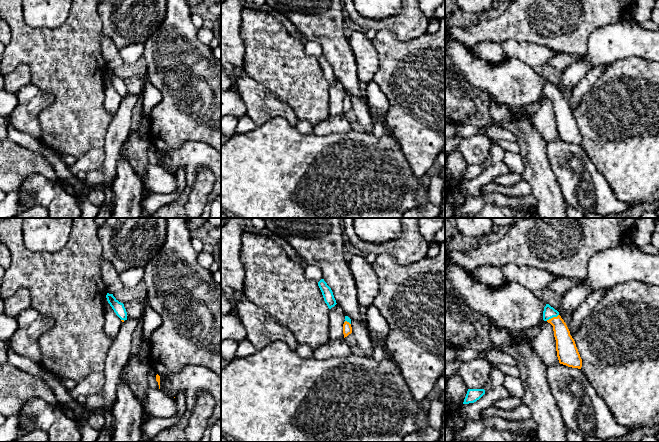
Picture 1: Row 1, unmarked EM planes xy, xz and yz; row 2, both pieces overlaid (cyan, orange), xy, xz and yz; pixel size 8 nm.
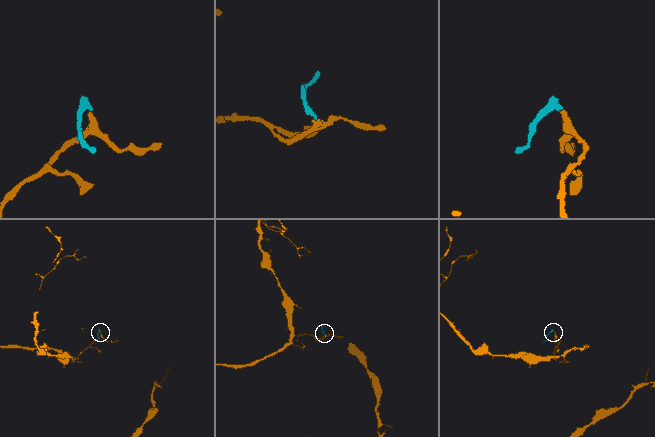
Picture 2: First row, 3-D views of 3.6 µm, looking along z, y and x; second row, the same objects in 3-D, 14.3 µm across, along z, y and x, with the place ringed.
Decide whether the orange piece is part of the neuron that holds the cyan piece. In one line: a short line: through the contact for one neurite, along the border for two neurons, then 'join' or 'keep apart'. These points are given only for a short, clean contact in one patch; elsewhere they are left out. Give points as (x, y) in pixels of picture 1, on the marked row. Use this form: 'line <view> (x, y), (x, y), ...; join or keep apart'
line yz (549, 312), (552, 317), (559, 325), (565, 345); join

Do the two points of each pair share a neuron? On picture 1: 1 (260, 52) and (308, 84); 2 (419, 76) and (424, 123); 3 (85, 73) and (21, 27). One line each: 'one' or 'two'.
1: one
2: one
3: one

